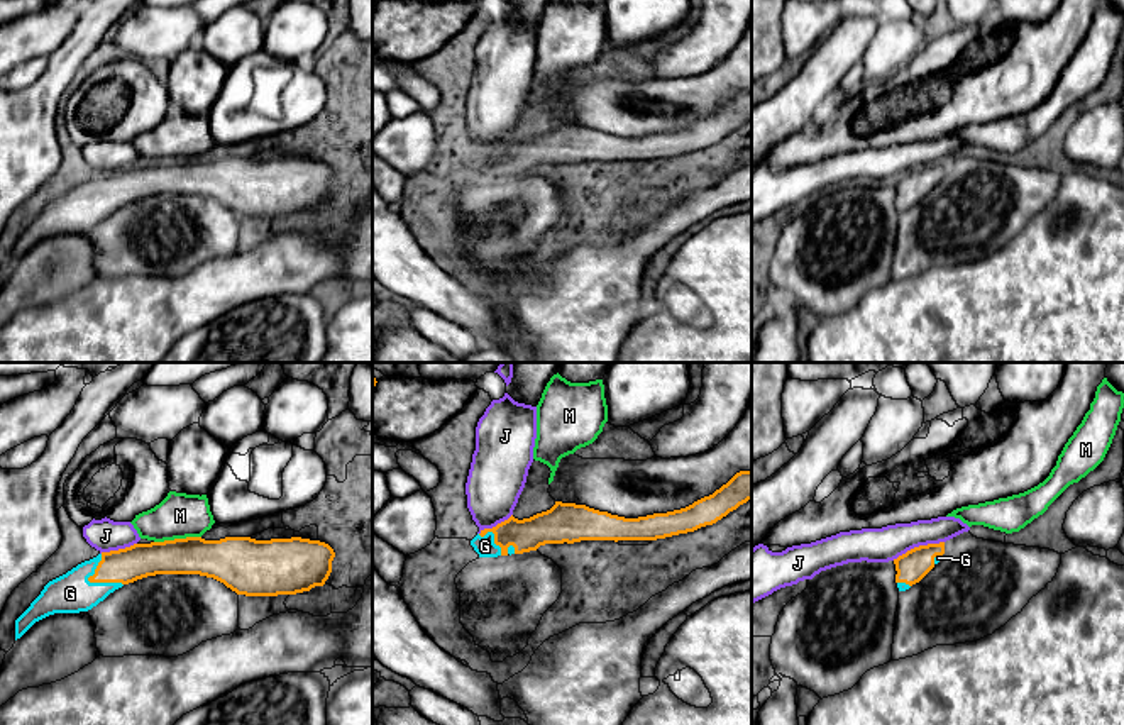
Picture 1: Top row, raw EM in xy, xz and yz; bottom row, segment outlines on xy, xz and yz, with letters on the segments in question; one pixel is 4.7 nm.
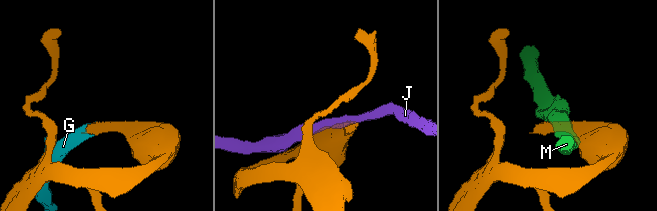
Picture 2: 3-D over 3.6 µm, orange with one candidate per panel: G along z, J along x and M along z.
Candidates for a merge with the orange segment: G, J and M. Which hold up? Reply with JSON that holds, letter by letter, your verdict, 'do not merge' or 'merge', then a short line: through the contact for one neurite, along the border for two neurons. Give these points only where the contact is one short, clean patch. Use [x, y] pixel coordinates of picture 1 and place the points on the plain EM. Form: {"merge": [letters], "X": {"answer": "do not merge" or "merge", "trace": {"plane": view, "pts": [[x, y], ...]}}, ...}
{"merge": ["G"], "G": {"answer": "merge"}, "J": {"answer": "do not merge", "trace": {"plane": "yz", "pts": [[943, 161], [914, 166], [892, 180]]}}, "M": {"answer": "do not merge", "trace": {"plane": "xy", "pts": [[200, 156], [154, 163]]}}}

